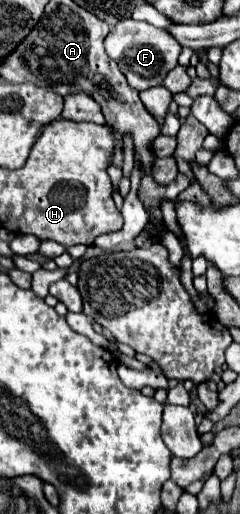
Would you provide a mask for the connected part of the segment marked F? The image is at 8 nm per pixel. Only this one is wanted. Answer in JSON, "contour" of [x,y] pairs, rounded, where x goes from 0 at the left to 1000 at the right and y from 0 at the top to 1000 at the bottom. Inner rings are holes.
{"contour":[[[500,39],[458,54],[458,66],[433,78],[450,109],[492,125],[500,140],[525,148],[533,163],[567,175],[667,167],[692,152],[692,144],[733,132],[742,125],[742,105],[758,89],[700,70],[692,58],[642,54],[608,43],[567,43],[567,39]]]}

